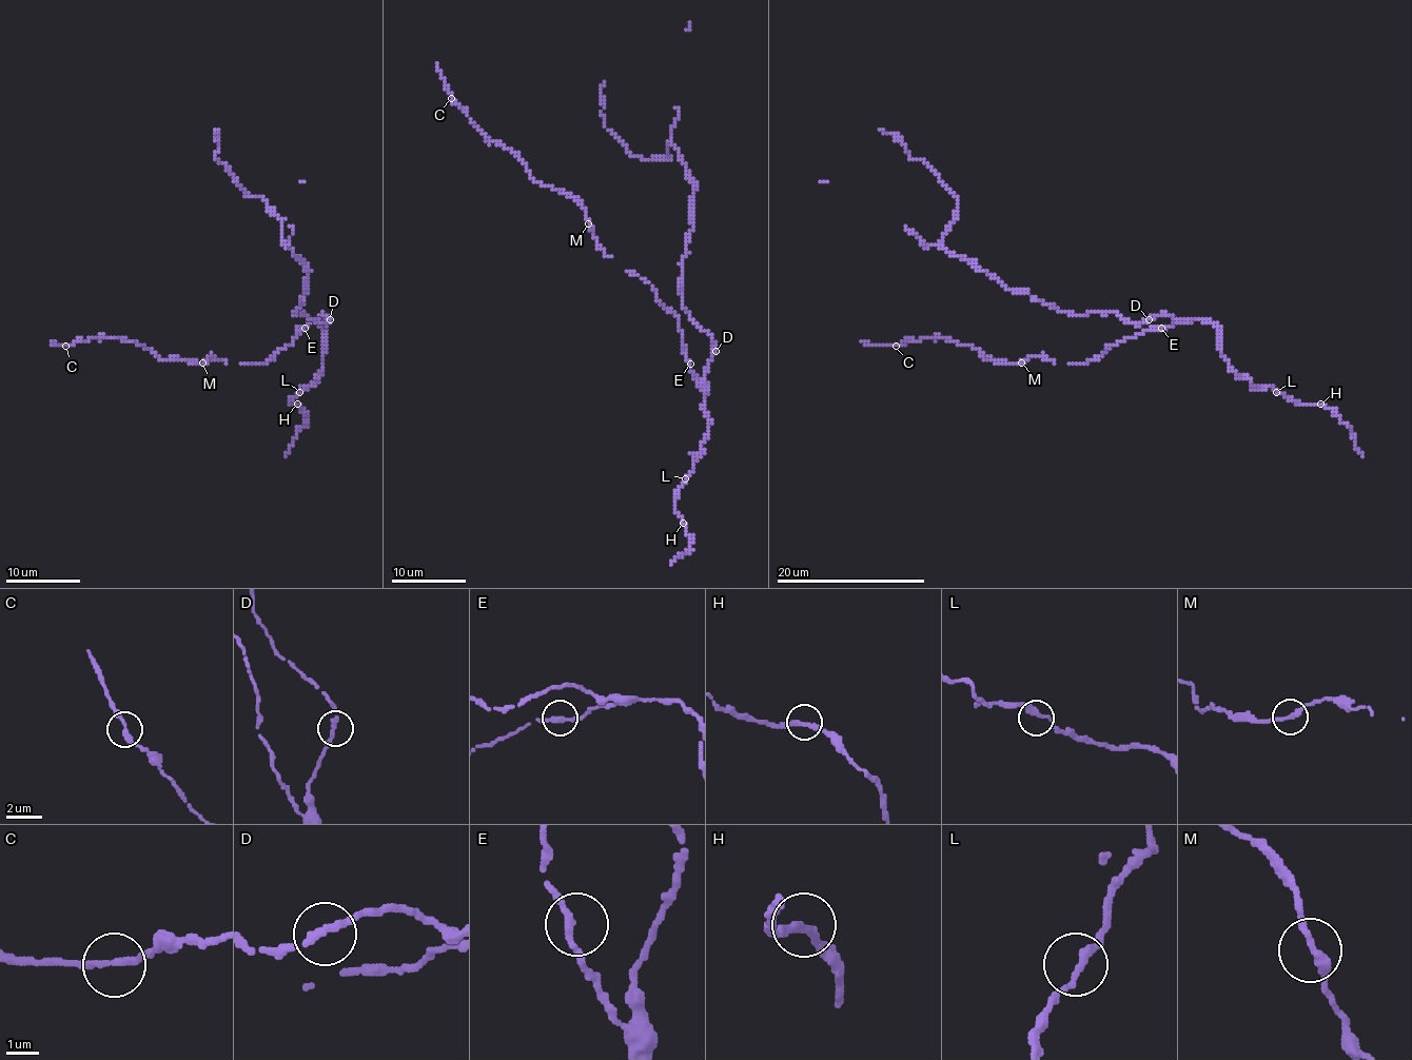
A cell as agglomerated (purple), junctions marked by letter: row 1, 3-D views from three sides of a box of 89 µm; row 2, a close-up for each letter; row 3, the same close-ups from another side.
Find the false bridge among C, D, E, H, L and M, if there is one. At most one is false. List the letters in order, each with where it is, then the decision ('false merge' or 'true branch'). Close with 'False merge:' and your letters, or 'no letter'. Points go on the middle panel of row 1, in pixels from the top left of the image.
C: place (451, 98); true branch
D: place (716, 351); true branch
E: place (690, 364); true branch
H: place (683, 523); true branch
L: place (685, 478); true branch
M: place (588, 223); true branch
False merge: no letter

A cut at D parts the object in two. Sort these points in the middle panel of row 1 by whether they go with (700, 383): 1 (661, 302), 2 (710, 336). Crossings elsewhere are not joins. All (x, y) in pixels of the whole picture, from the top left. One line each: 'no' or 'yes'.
1: yes
2: no

